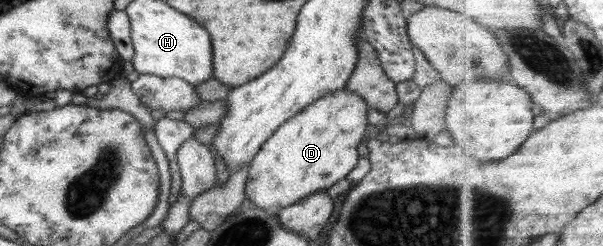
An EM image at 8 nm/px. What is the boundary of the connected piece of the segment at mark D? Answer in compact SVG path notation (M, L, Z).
M346 88L330 92L316 100L313 104L303 108L299 114L292 116L279 126L261 146L259 152L250 162L248 180L245 187L246 198L257 208L278 212L282 208L291 206L310 194L329 189L335 183L345 179L359 162L357 146L366 140L368 110L370 106L354 92Z

